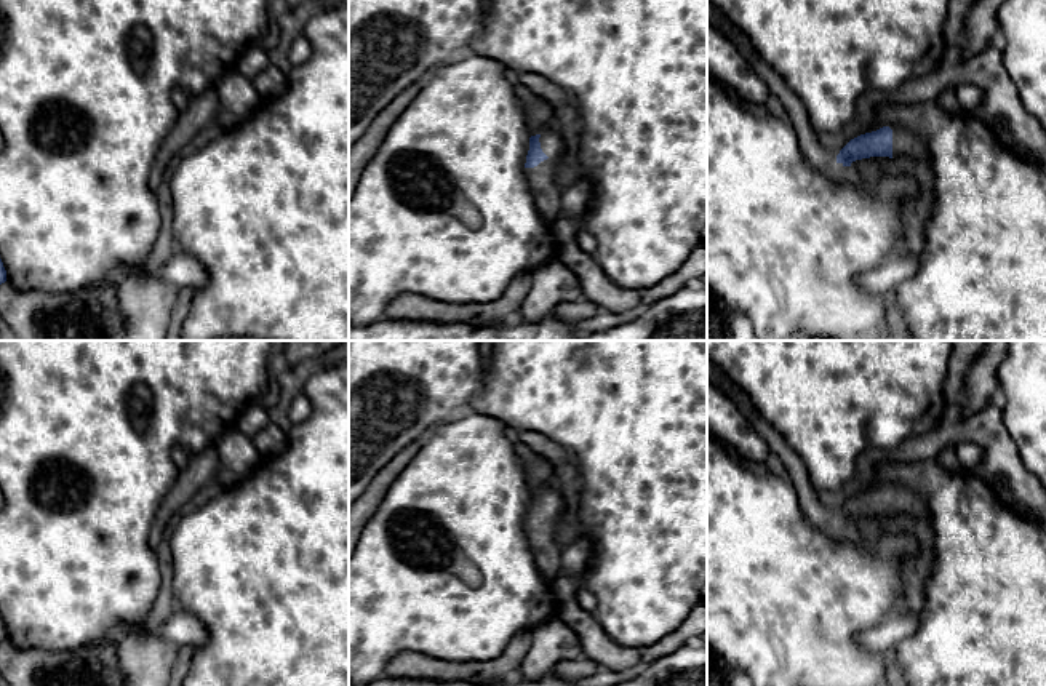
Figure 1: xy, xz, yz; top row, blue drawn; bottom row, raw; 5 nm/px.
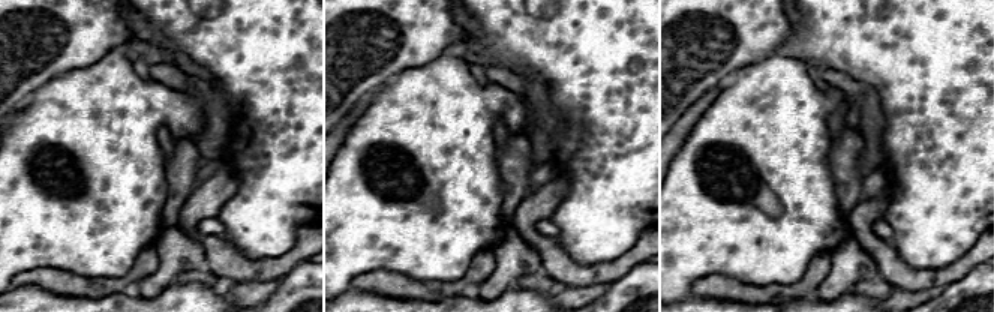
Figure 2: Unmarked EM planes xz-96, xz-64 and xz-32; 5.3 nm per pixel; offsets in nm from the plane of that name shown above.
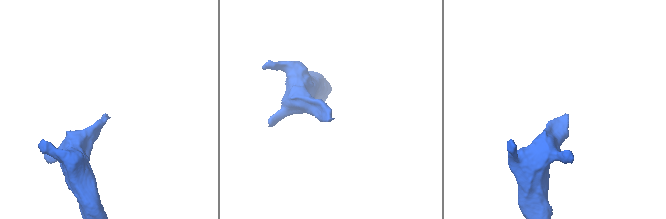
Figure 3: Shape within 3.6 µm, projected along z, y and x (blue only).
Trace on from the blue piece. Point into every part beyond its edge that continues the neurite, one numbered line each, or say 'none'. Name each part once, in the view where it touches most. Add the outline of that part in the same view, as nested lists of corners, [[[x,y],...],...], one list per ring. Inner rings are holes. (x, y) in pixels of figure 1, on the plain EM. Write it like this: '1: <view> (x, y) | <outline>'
1: xz (546, 550) | [[[547,488],[539,496],[542,510],[549,515],[534,526],[525,526],[531,545],[533,563],[542,576],[553,582],[560,576],[563,548],[555,536],[555,523],[563,510],[563,499]]]

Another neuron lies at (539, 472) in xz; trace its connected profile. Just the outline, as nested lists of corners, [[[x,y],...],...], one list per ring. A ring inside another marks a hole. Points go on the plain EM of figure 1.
[[[505,425],[504,435],[512,443],[515,454],[525,465],[529,496],[550,488],[553,465],[528,448],[521,441],[520,432],[517,429]]]

